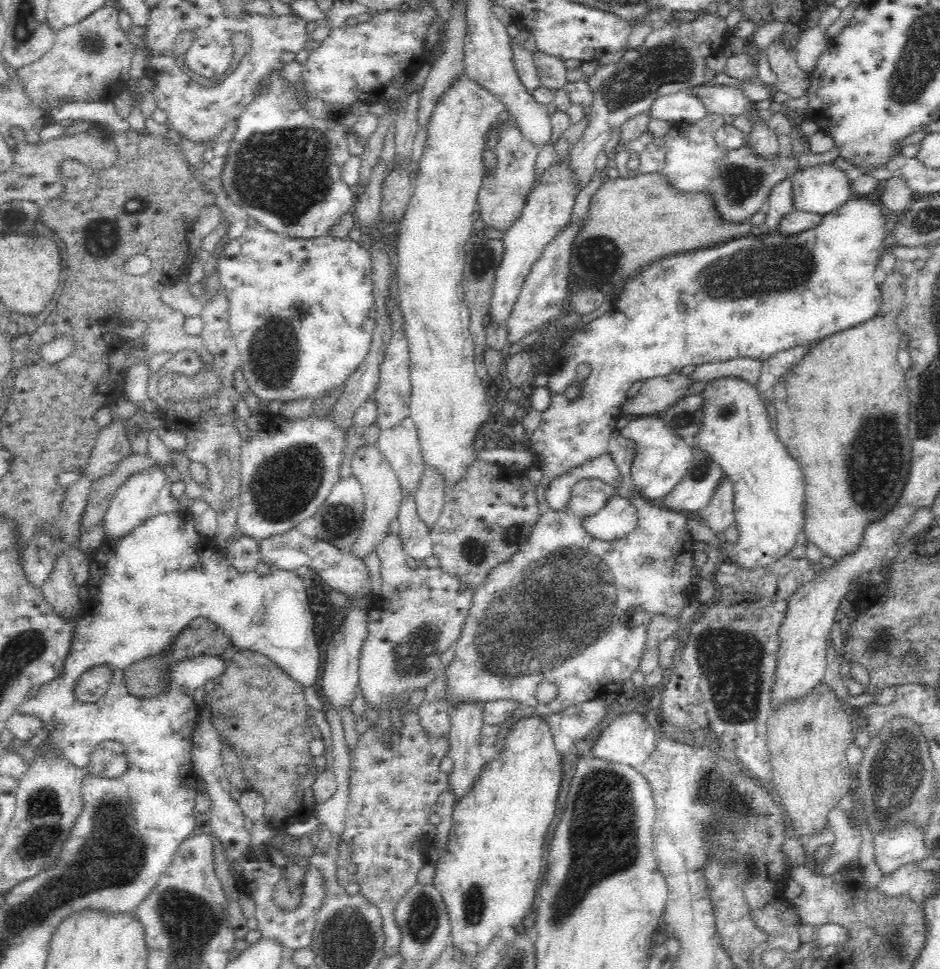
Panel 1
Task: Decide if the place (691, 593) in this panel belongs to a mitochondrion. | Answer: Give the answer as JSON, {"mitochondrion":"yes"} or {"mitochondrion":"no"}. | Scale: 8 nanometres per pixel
{"mitochondrion":"no"}

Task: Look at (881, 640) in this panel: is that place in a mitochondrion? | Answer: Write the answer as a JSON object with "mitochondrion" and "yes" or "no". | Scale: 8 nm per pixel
{"mitochondrion":"yes"}

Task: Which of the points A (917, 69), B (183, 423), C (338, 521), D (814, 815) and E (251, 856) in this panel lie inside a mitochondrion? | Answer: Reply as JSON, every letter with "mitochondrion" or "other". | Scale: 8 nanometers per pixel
{"A":"mitochondrion","B":"other","C":"mitochondrion","D":"other","E":"other"}

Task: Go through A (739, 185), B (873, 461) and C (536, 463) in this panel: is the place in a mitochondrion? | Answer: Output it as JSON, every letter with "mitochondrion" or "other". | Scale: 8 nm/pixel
{"A":"mitochondrion","B":"mitochondrion","C":"other"}

